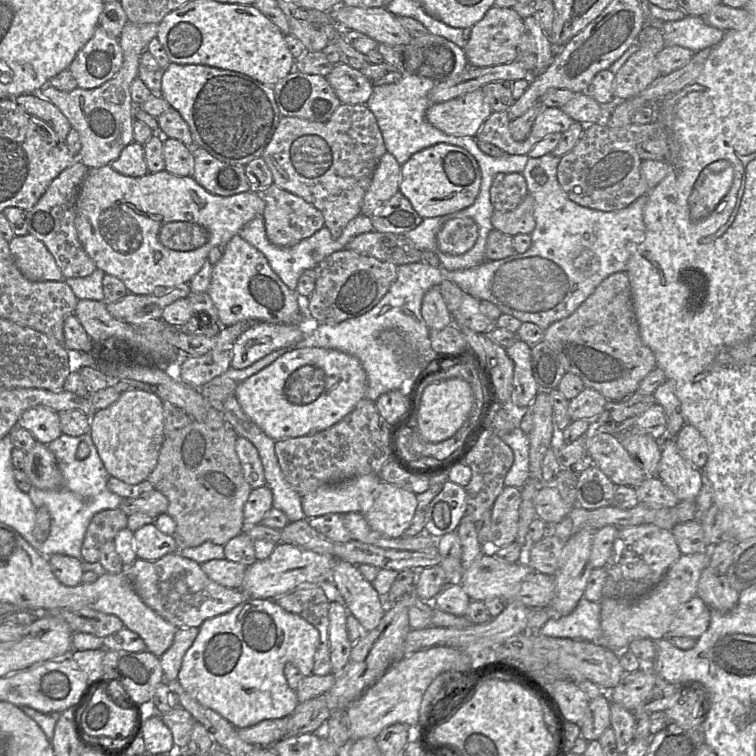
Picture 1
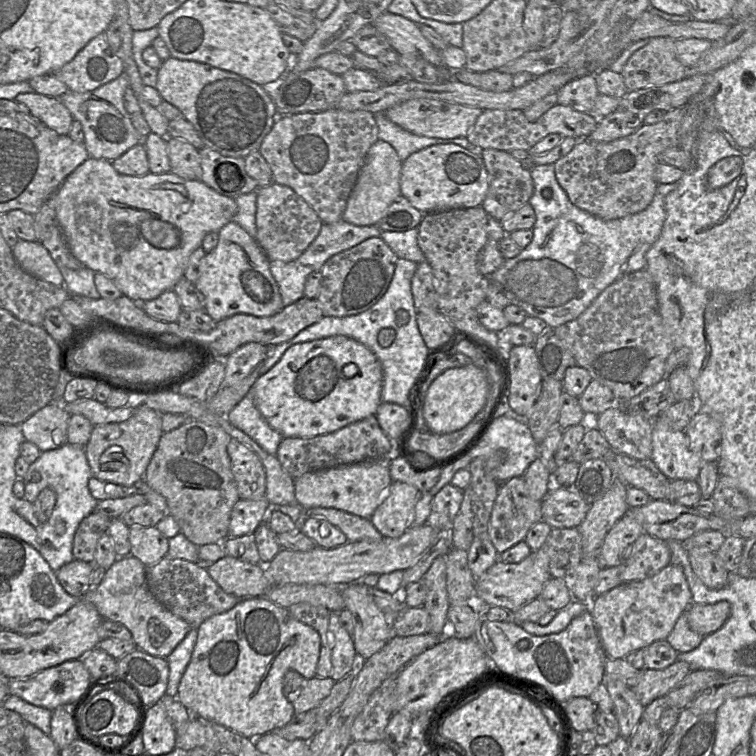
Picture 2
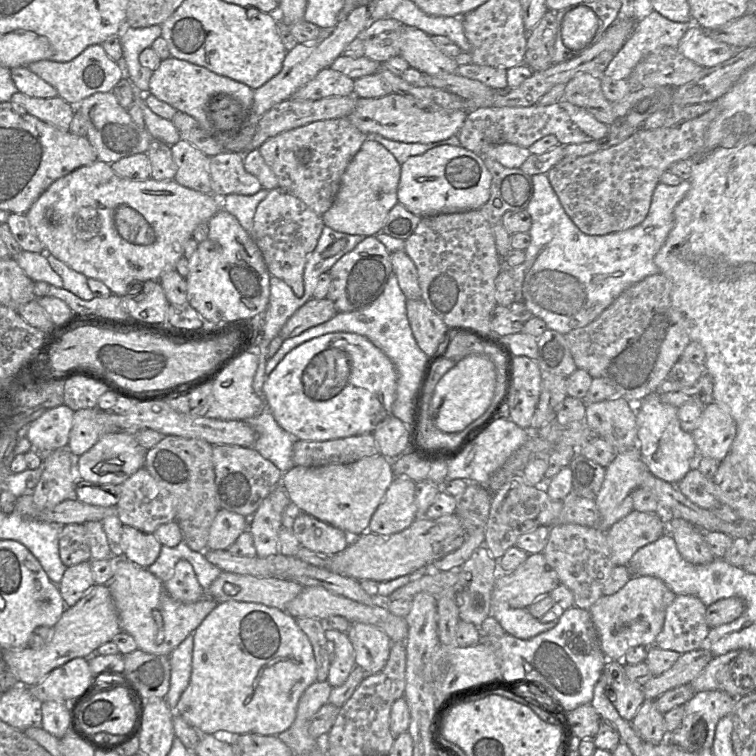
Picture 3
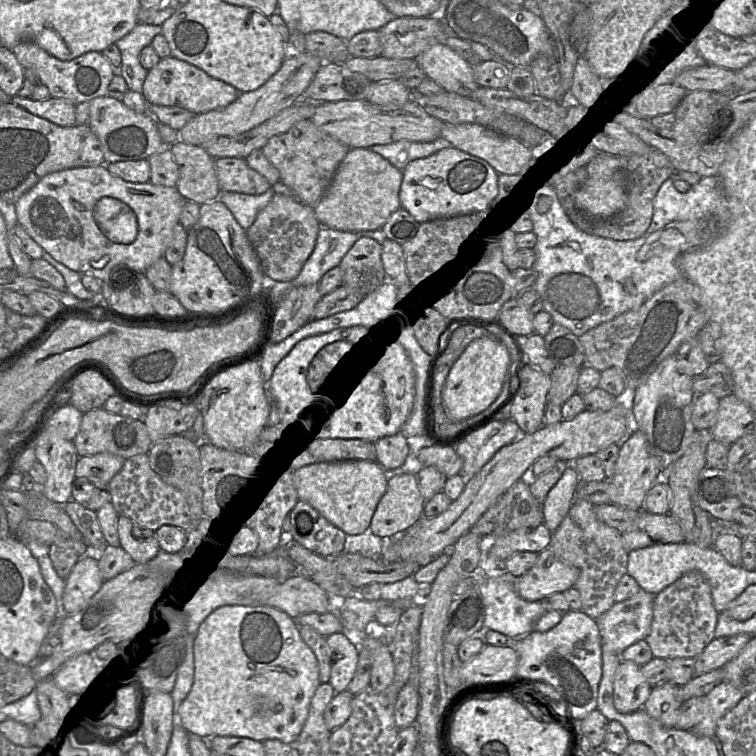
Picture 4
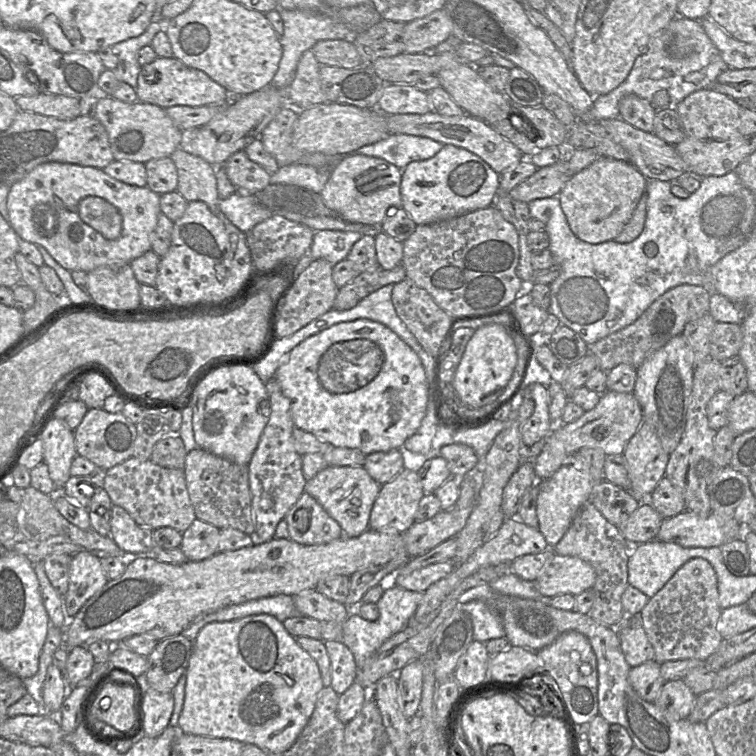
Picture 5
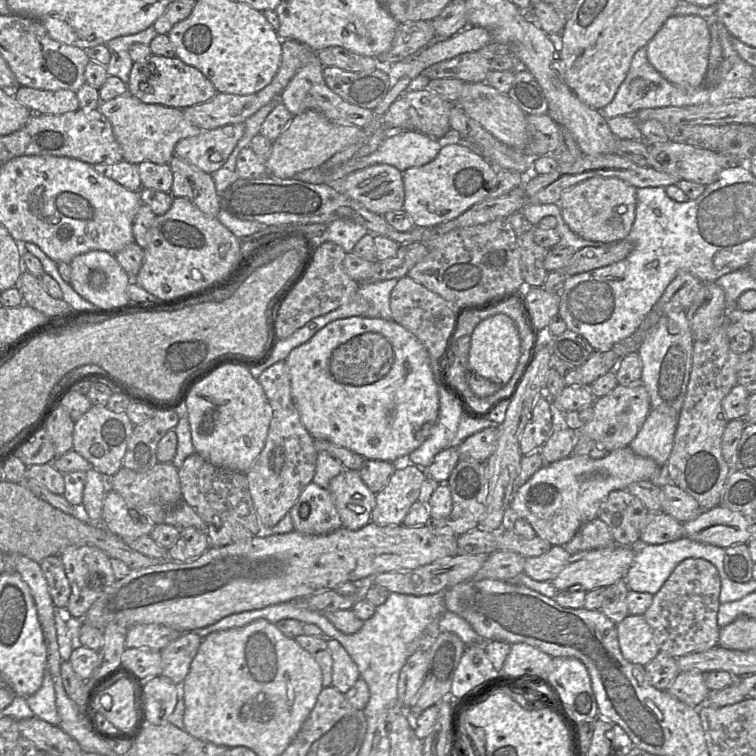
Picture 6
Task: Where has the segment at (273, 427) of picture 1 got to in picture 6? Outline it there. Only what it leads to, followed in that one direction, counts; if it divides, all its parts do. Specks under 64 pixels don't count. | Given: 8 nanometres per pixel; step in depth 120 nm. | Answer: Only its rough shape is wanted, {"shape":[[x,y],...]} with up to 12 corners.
{"shape":[[334,320],[285,360],[315,440],[395,462],[439,390],[394,320]]}

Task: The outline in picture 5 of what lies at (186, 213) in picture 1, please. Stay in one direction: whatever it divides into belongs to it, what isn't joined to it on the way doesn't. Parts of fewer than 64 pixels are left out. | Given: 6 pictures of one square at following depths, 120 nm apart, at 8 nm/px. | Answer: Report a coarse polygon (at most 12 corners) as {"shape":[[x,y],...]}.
{"shape":[[46,162],[9,224],[68,271],[151,250],[159,194]]}

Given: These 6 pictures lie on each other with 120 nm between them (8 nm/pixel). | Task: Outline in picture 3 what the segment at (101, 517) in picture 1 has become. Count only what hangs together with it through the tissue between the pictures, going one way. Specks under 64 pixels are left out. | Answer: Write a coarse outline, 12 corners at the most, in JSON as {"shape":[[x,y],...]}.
{"shape":[[65,524],[59,555],[68,568],[90,561],[84,524]]}

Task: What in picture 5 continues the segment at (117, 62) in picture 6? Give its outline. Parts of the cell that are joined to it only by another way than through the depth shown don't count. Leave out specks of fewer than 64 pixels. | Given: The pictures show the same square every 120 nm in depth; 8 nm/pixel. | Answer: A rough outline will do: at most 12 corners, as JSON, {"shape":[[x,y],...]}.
{"shape":[[152,21],[140,36],[112,47],[118,80],[134,89],[142,66],[139,51],[151,45],[168,21]]}

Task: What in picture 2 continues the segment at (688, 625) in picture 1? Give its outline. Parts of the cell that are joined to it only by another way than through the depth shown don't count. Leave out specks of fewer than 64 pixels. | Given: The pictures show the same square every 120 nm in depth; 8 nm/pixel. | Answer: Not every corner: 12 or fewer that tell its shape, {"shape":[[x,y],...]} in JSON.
{"shape":[[692,603],[689,626],[702,636],[720,629],[731,604]]}

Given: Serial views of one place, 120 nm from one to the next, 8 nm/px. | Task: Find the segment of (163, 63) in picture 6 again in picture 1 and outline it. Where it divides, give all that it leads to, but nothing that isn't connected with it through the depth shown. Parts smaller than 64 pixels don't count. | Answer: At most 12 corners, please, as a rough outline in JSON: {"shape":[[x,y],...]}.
{"shape":[[170,62],[160,96],[191,148],[243,166],[282,117],[273,86]]}

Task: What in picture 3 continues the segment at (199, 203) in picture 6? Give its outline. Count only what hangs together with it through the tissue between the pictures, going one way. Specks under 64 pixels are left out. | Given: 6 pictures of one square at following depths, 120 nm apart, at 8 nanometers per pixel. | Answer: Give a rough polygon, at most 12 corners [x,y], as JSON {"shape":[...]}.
{"shape":[[186,140],[170,147],[174,180],[212,194],[209,157]]}

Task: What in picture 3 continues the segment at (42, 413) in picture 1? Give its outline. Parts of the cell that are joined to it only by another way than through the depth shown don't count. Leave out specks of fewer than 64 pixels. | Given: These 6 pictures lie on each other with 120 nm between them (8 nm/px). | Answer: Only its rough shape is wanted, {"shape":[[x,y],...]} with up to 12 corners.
{"shape":[[47,409],[25,436],[47,453],[68,446],[74,411]]}

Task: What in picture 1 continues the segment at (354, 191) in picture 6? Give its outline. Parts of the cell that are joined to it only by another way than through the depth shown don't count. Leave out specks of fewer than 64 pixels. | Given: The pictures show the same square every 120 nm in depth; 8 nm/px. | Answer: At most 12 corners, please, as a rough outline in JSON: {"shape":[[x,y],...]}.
{"shape":[[383,154],[363,198],[371,217],[399,192],[401,166]]}

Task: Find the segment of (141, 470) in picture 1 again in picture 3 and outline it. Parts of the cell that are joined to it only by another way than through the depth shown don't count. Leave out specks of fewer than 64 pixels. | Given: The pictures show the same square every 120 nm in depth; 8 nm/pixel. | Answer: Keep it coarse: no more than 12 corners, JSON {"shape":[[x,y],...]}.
{"shape":[[128,432],[103,436],[78,457],[82,479],[121,485],[145,466]]}

